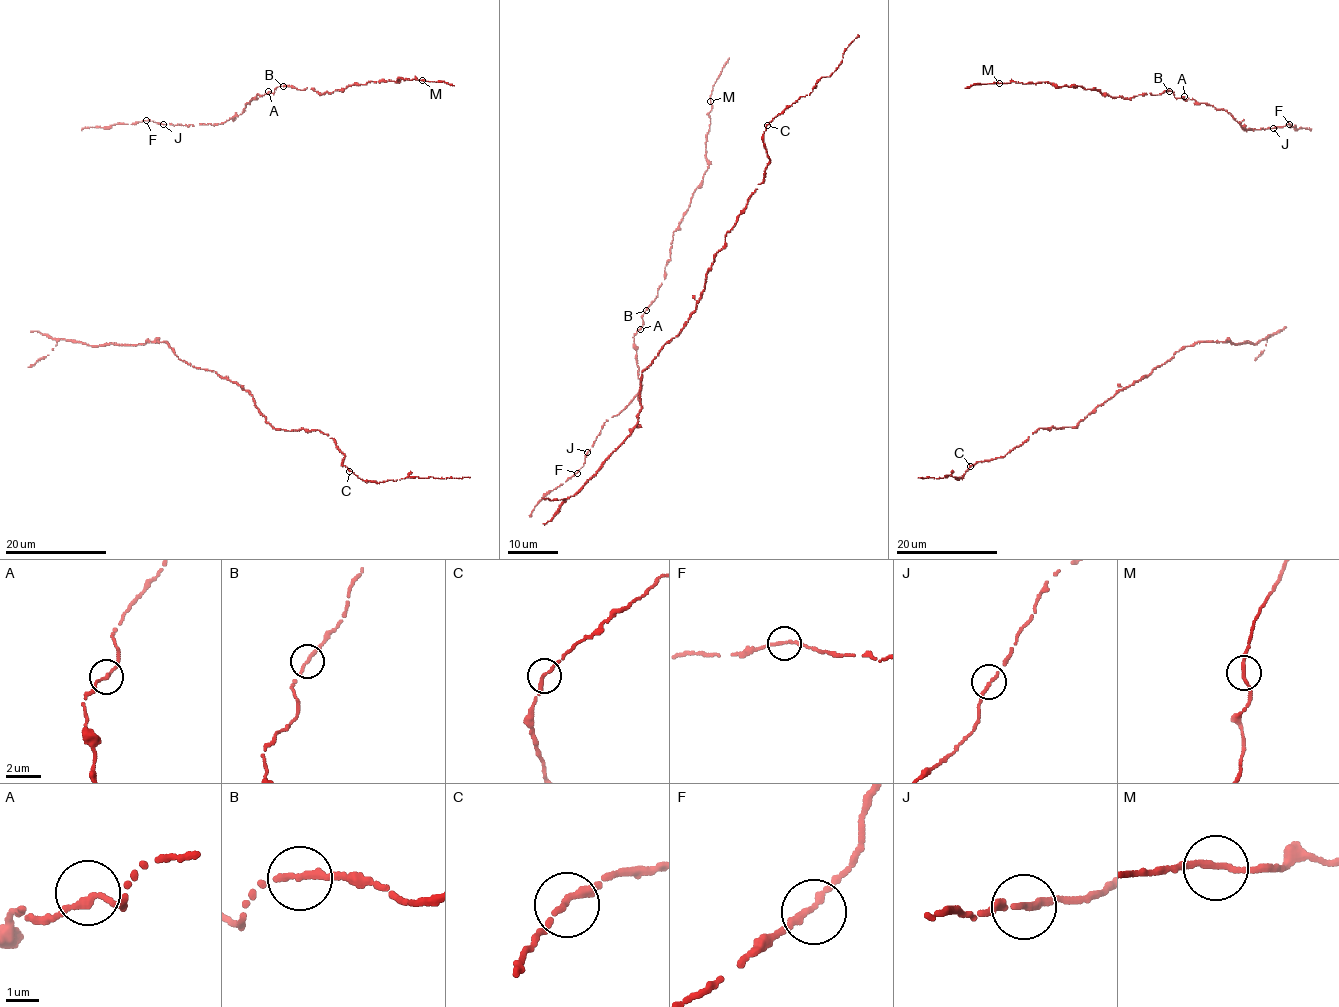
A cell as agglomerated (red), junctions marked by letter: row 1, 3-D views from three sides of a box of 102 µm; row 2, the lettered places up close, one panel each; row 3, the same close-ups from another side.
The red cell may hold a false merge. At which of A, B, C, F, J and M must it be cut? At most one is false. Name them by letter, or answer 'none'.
none

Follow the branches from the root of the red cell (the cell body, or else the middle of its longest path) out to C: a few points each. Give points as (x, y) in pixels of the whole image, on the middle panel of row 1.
C: (640, 426), (642, 371), (695, 309), (725, 235), (762, 182), (769, 160), (763, 142), (766, 126)

